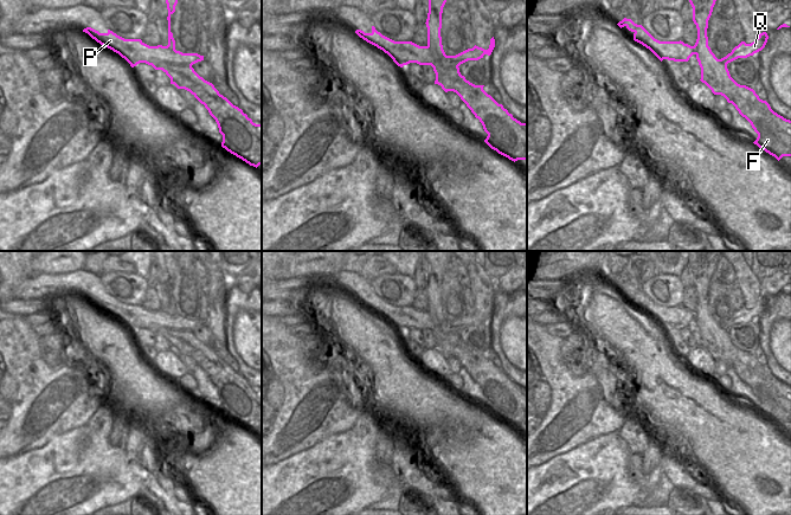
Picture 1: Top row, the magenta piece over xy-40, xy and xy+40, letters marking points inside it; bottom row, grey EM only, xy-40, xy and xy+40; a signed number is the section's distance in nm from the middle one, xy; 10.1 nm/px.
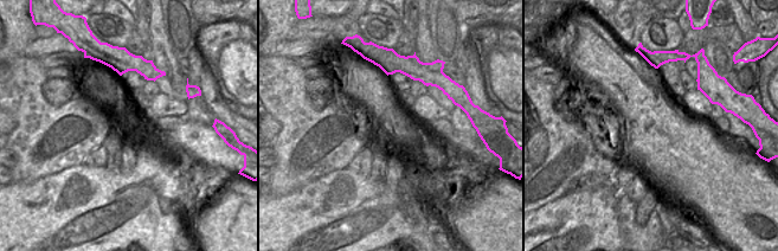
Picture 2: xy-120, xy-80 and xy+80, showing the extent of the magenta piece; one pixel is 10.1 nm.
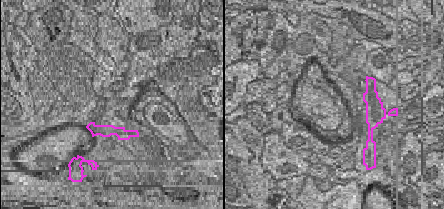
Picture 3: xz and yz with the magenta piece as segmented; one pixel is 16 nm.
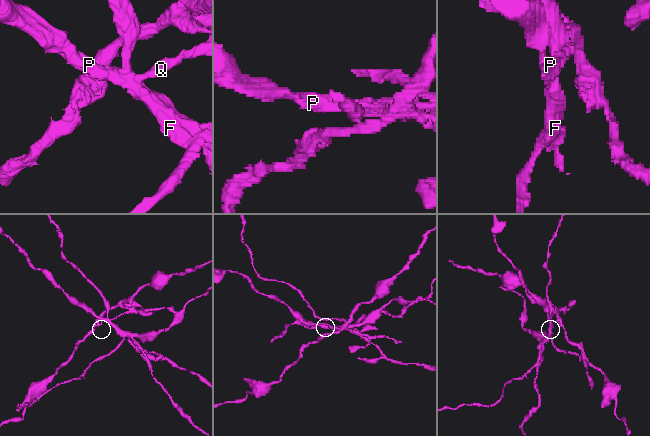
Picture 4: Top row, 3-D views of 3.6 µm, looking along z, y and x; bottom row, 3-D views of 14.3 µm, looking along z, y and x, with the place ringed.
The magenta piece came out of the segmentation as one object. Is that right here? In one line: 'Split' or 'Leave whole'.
Split.

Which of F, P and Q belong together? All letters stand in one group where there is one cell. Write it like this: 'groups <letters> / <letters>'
groups F / P Q

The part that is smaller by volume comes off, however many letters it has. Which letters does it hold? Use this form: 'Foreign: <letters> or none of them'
Foreign: P, Q

